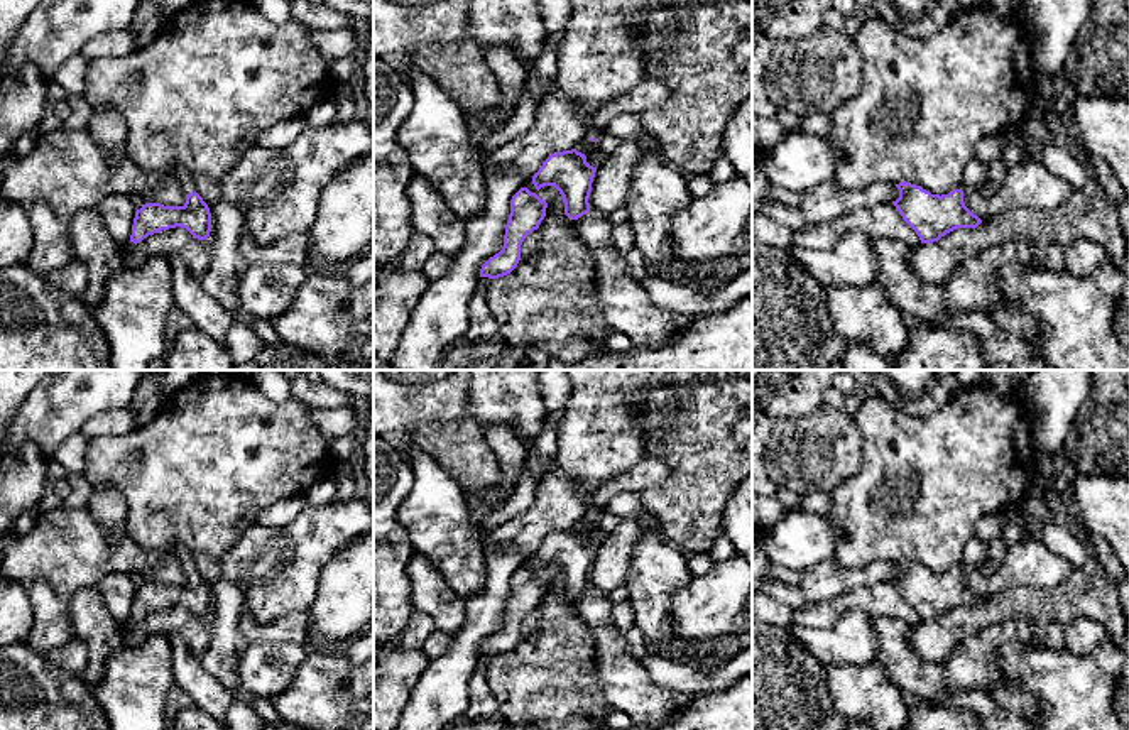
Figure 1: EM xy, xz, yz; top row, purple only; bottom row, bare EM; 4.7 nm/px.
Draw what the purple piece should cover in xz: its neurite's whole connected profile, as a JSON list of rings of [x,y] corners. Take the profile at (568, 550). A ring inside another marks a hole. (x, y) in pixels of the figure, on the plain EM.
[[[576,527],[551,532],[532,554],[539,569],[554,564],[563,575],[564,593],[571,598],[590,591],[590,571],[597,546],[586,541],[585,532]]]

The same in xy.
[[[196,569],[186,573],[186,581],[183,585],[145,581],[135,590],[130,620],[137,624],[149,613],[176,605],[186,607],[193,617],[208,618],[211,610],[211,591]]]

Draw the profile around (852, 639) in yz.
[[[862,610],[843,612],[826,629],[791,624],[794,640],[821,664],[870,664],[875,662],[879,642],[874,617]]]

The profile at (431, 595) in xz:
[[[421,553],[407,561],[411,603],[433,620],[434,632],[455,635],[466,620],[466,600],[460,597]]]

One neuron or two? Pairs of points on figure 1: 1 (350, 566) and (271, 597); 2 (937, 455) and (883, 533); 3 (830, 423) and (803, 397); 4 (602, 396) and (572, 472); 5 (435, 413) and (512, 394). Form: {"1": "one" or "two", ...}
{"1": "two", "2": "one", "3": "two", "4": "one", "5": "two"}

